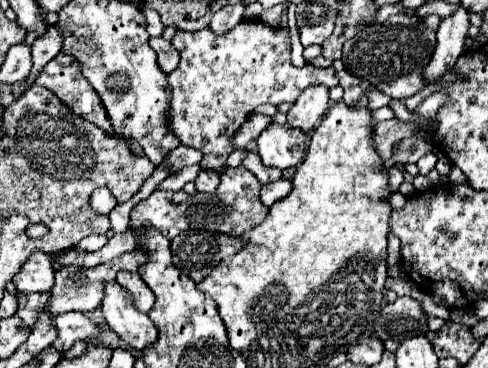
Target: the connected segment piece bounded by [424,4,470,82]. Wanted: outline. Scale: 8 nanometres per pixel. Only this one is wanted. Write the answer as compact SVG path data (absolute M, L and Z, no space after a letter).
M462 4L450 16L440 22L438 28L438 46L432 54L430 64L424 68L424 78L434 82L438 80L448 68L452 68L458 56L464 52L464 42L470 28L470 10Z

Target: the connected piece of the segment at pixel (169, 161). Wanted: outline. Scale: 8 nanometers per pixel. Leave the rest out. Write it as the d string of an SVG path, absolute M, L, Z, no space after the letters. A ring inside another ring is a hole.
M178 146L176 150L172 150L172 152L164 158L162 168L170 170L170 174L176 174L176 172L180 172L180 170L186 168L186 166L194 166L194 164L198 164L200 160L202 160L200 150L196 150L196 148L188 148L188 146Z

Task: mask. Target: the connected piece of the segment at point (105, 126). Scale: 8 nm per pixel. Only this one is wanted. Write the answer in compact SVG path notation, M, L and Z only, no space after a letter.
M60 52L60 54L56 56L56 60L50 60L50 62L40 70L40 74L36 76L36 84L46 86L48 90L52 90L68 108L72 108L72 112L76 112L76 114L82 116L84 120L96 124L96 126L102 128L108 136L112 136L112 138L116 138L116 140L128 144L128 140L124 140L122 136L116 136L116 130L112 128L112 124L110 124L110 120L108 120L108 112L104 112L104 106L102 106L100 96L96 94L96 90L88 84L88 80L86 80L84 74L80 72L80 64L78 64L78 60L76 60L74 56L68 56L68 54L62 54L62 52Z

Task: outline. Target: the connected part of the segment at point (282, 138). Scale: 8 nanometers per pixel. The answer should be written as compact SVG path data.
M272 122L256 140L258 152L264 166L280 168L282 172L290 172L302 164L306 154L306 140L304 132L292 128L290 124L276 124Z

